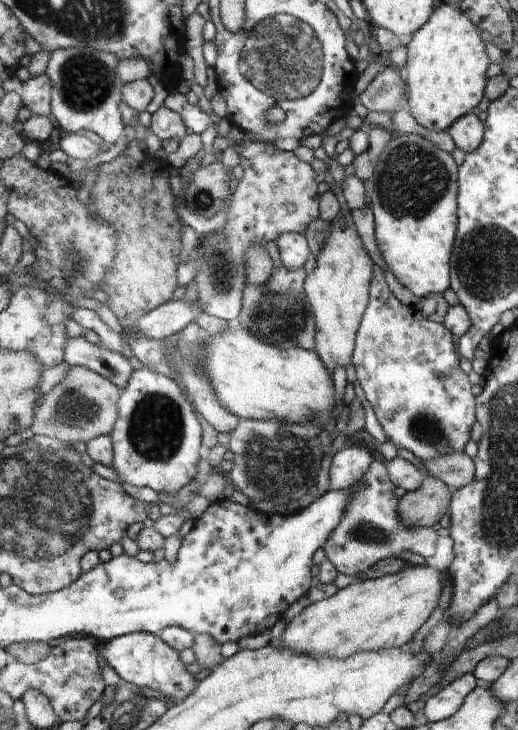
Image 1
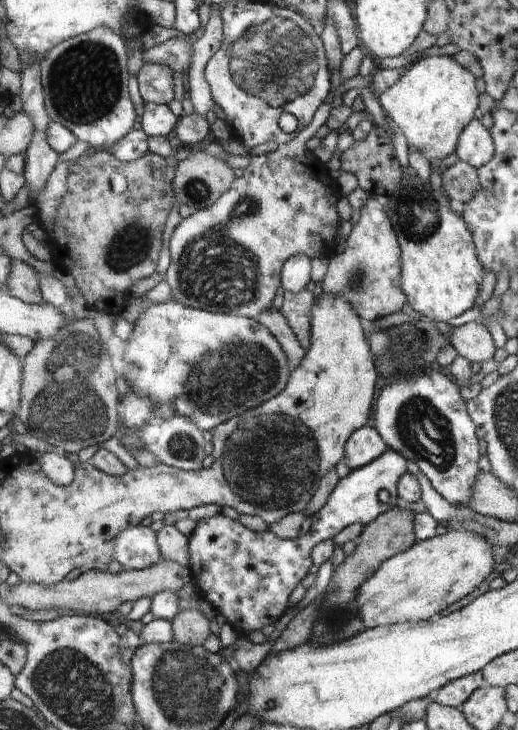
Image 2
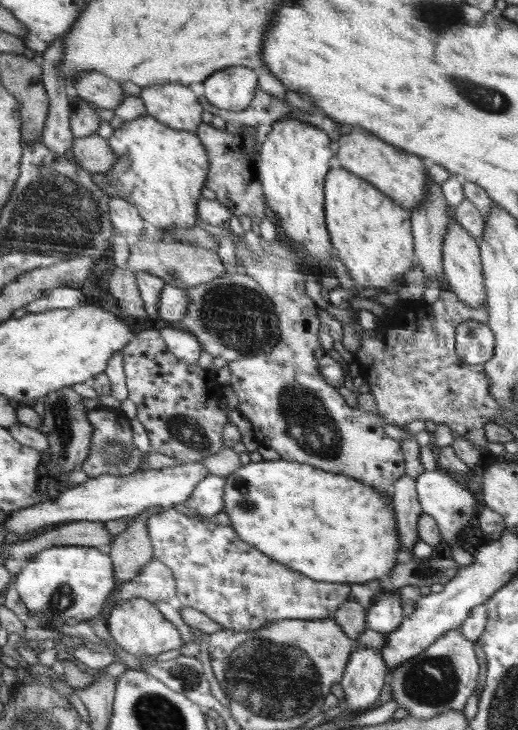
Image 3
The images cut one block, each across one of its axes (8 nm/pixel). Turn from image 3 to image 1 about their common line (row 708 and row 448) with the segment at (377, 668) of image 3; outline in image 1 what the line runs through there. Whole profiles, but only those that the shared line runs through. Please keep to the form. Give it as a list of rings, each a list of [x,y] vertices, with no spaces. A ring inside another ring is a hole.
[[[351,444],[333,455],[328,470],[330,491],[348,491],[366,474],[377,456],[366,446]]]

